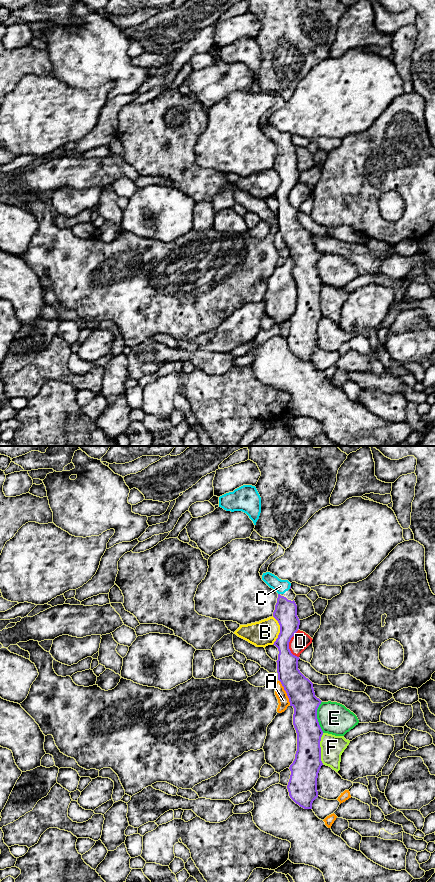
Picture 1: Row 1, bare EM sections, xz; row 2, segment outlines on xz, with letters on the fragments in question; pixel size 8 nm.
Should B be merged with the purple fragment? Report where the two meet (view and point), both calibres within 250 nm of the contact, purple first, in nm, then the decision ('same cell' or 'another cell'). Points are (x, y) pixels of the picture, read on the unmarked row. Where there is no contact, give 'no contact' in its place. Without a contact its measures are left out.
xz (280, 182) | 180/200 nm | another cell

